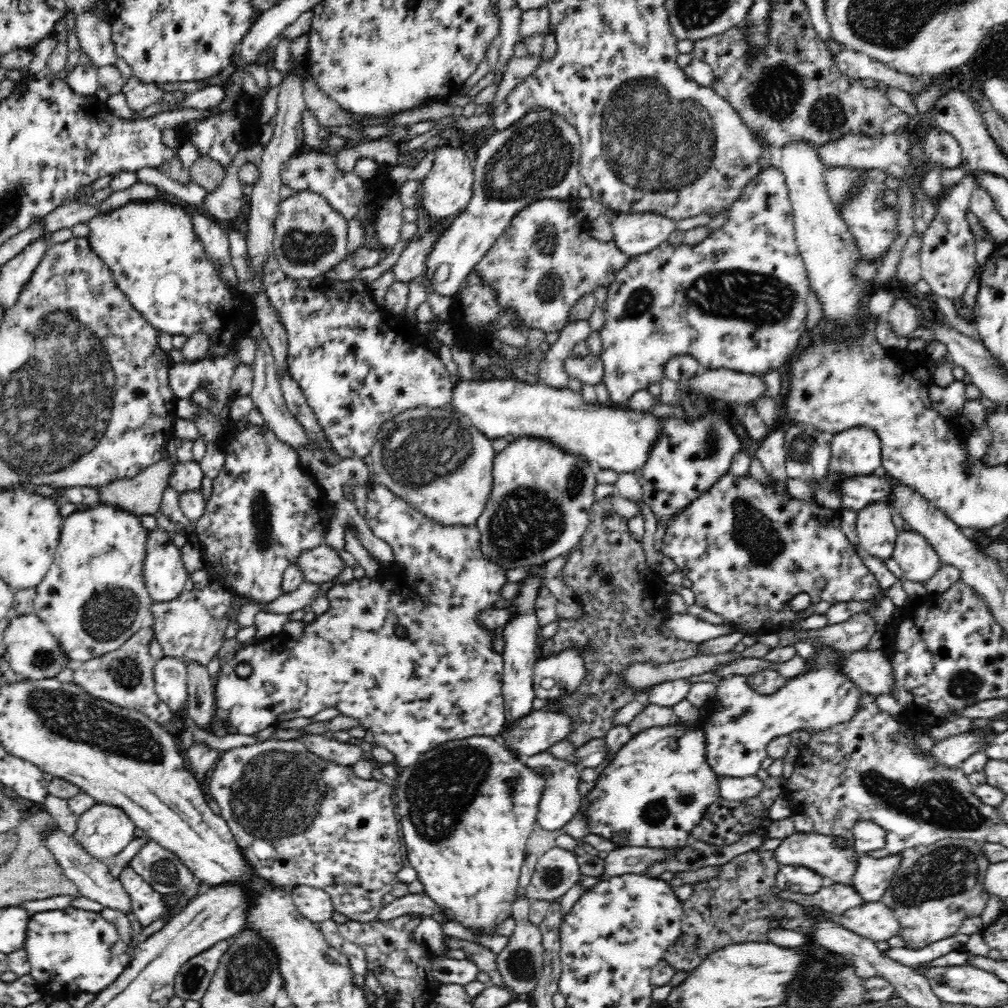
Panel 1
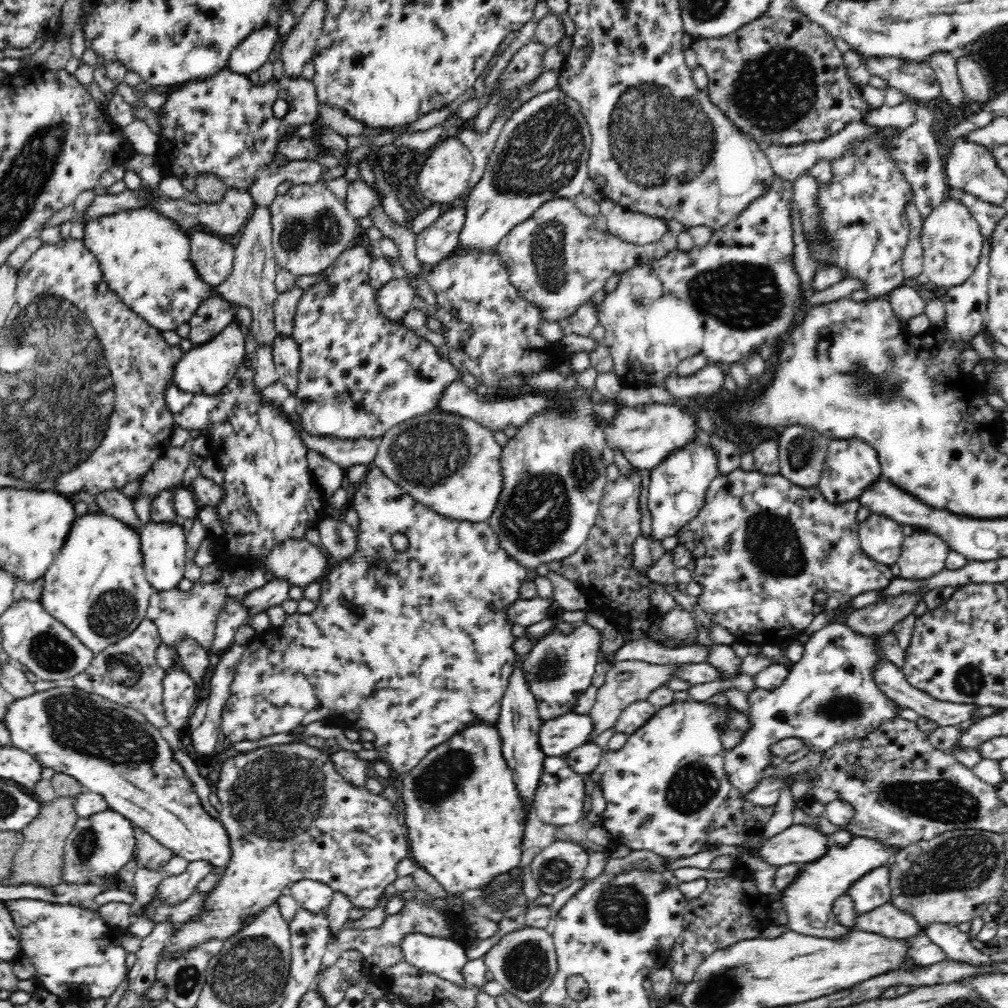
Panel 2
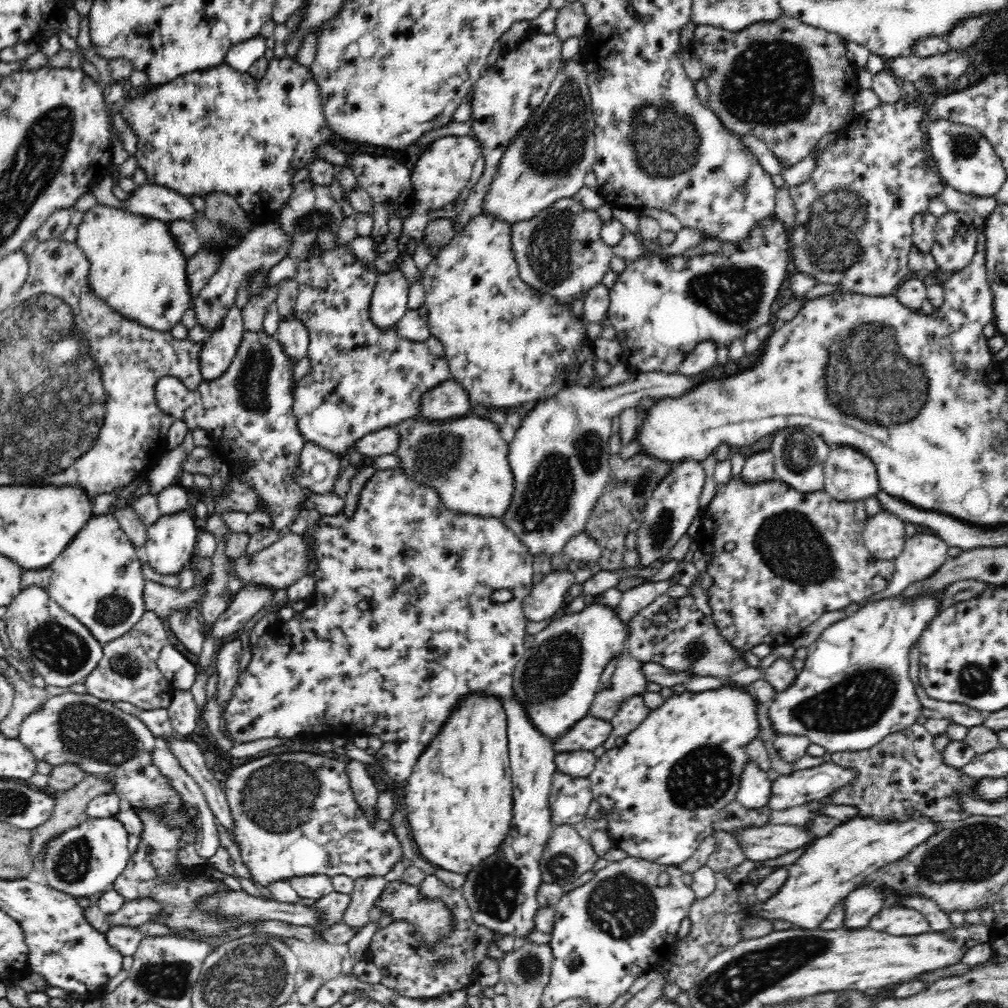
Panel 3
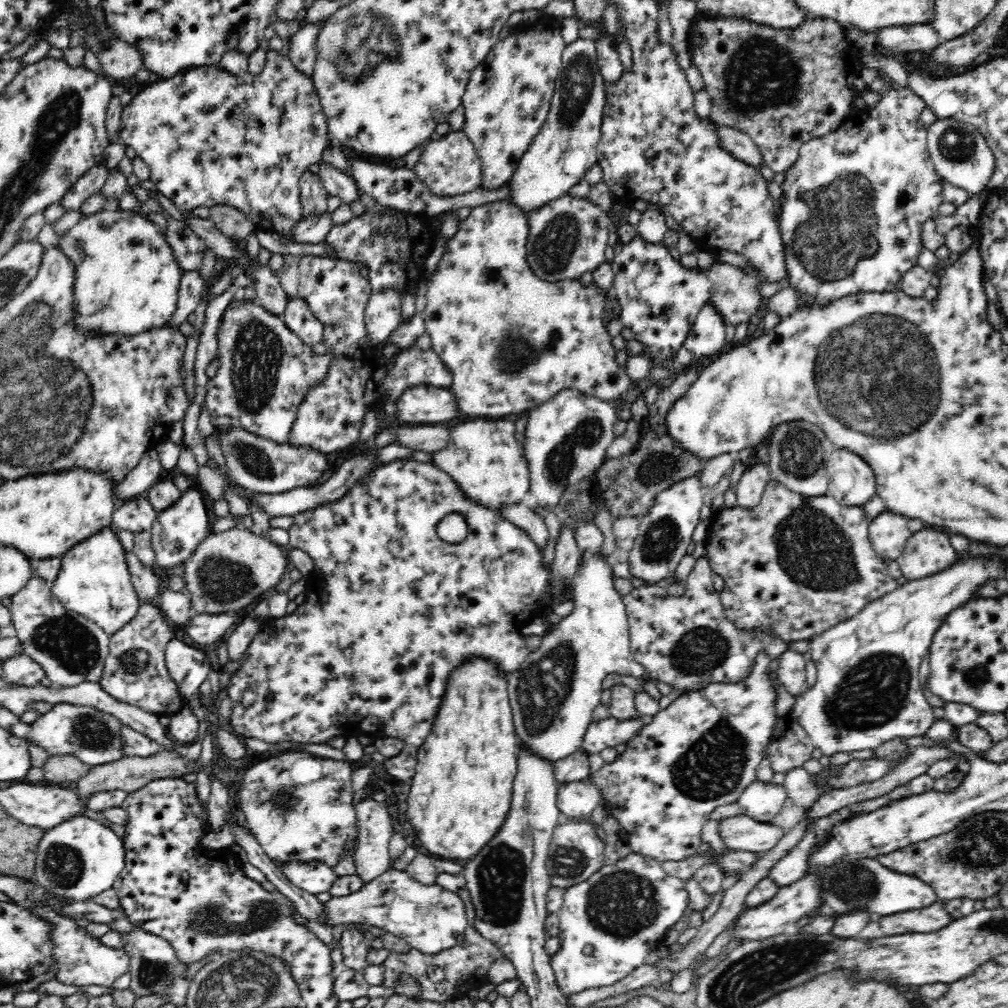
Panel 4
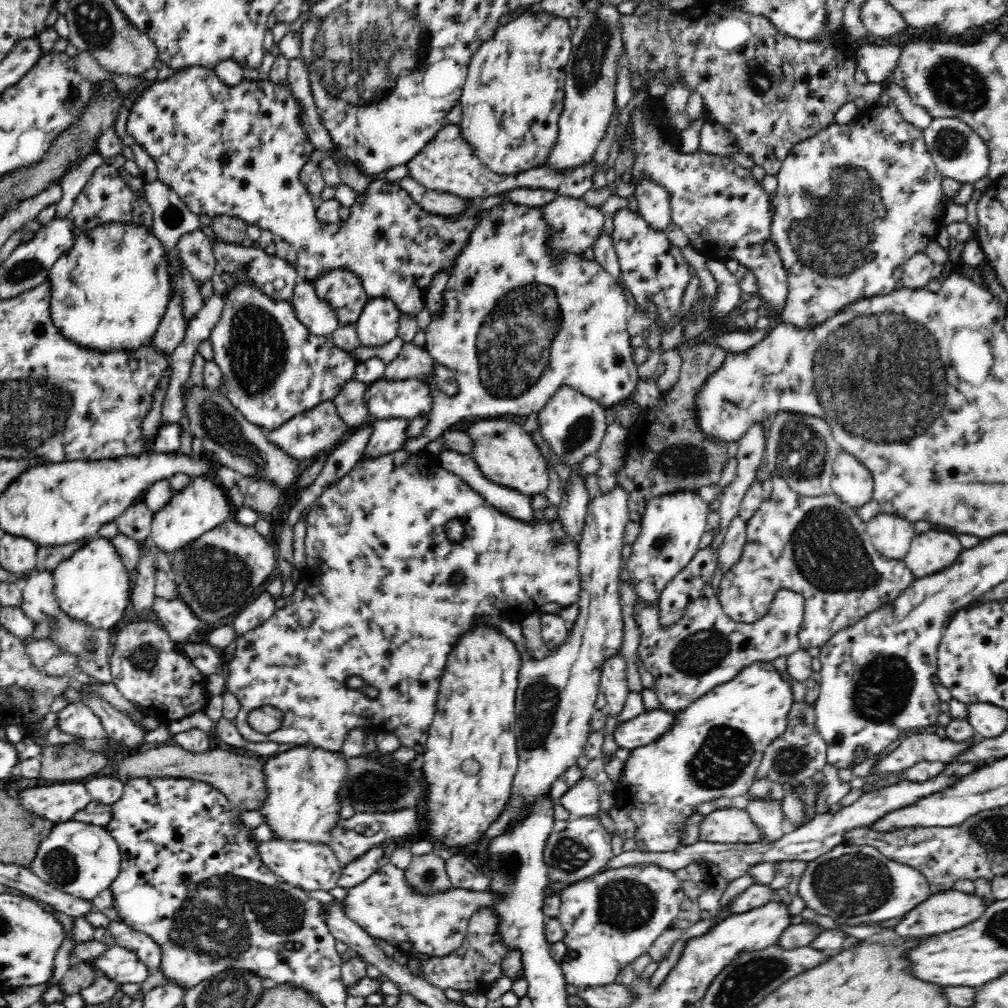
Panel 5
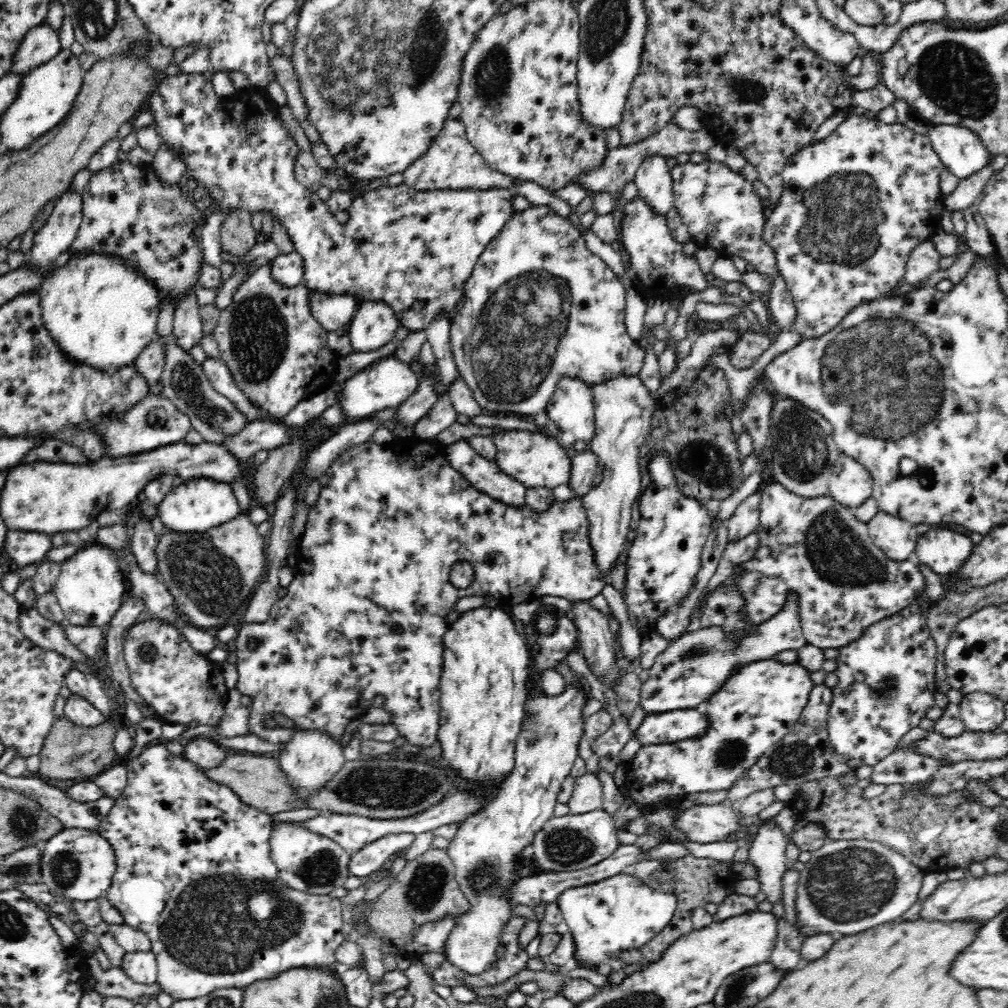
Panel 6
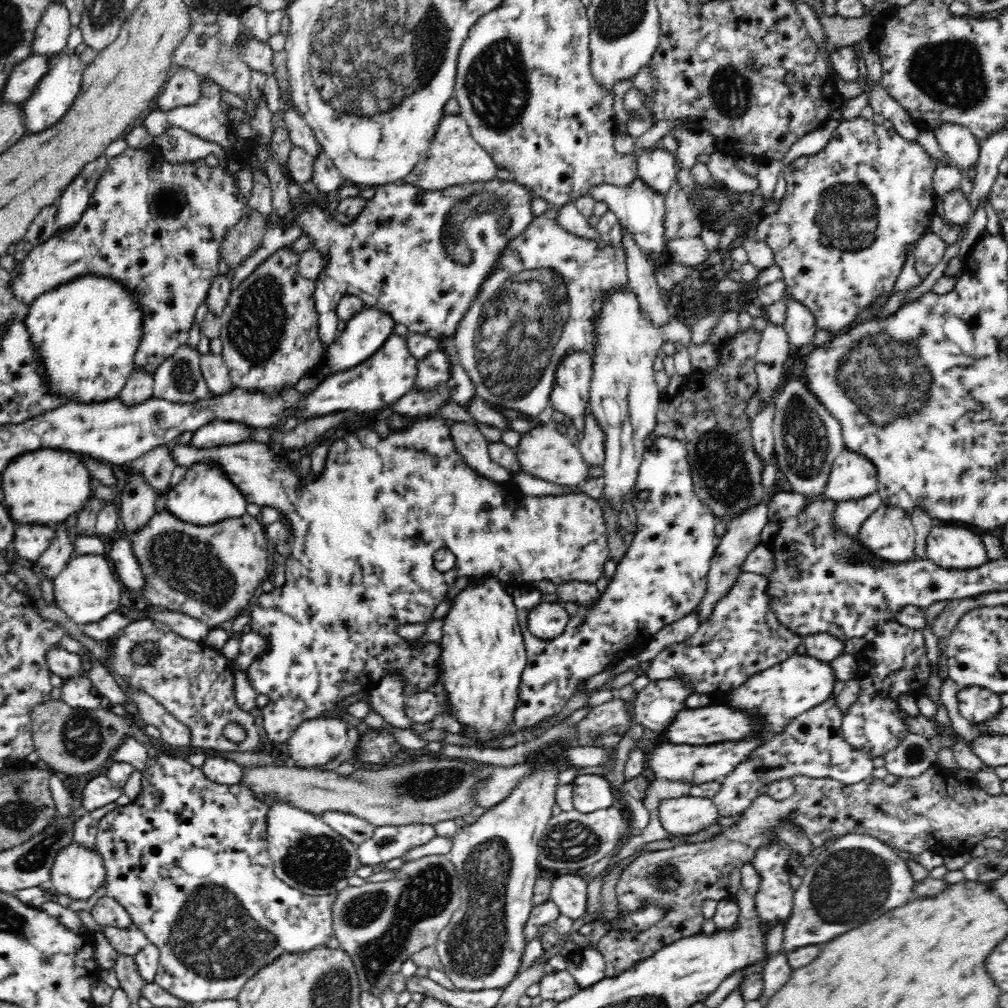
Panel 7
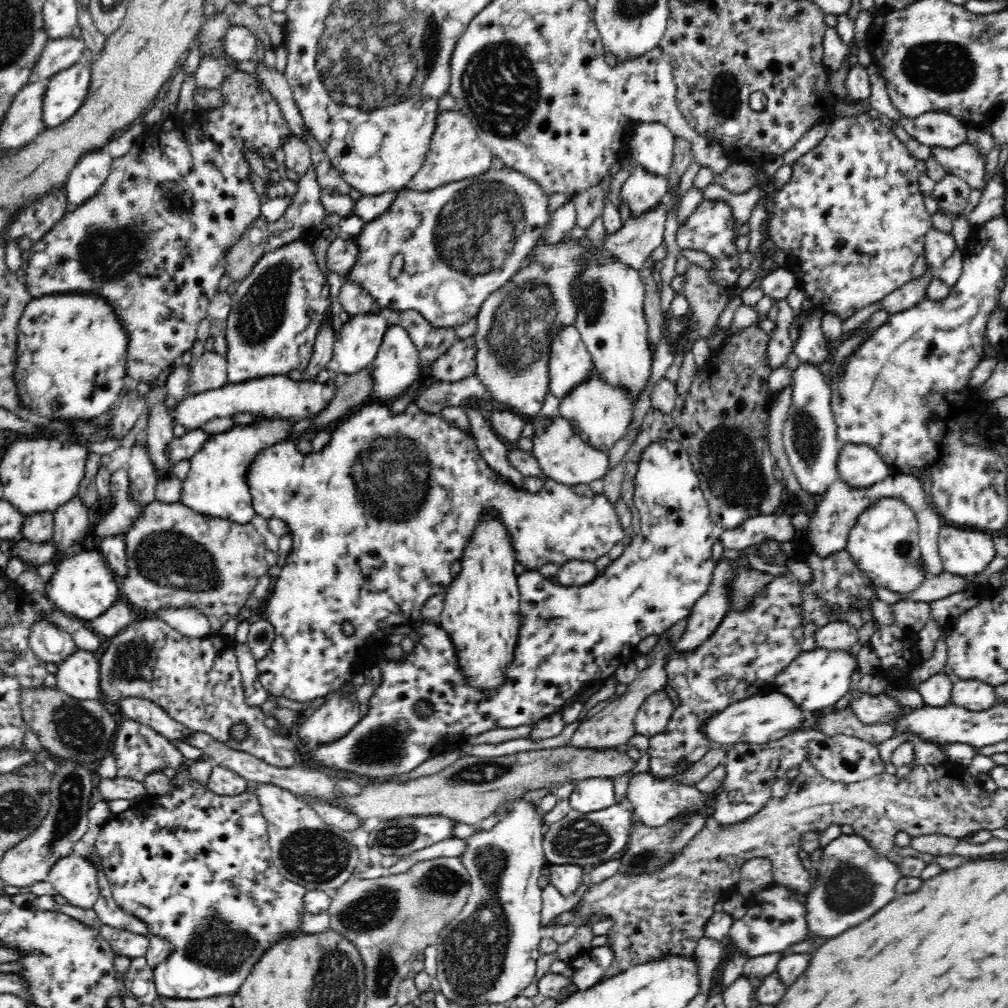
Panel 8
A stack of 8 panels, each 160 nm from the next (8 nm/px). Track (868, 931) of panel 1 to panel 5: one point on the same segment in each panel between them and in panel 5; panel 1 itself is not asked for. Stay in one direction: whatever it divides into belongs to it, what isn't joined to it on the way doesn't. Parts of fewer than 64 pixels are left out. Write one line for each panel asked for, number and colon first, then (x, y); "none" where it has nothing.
2: (886, 920)
3: (897, 920)
4: (929, 919)
5: (943, 911)

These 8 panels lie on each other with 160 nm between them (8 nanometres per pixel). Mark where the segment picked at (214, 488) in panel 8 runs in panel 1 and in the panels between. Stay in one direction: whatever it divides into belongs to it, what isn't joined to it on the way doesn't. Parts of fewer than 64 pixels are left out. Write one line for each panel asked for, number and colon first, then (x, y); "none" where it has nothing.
1: (164, 574)
2: (163, 548)
3: (170, 544)
4: (176, 532)
5: (202, 505)
6: (197, 505)
7: (205, 496)

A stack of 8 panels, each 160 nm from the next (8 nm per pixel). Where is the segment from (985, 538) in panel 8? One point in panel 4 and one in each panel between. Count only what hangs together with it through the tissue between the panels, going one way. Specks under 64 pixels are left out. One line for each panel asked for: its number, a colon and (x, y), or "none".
4: (927, 552)
5: (929, 552)
6: (944, 551)
7: (951, 548)

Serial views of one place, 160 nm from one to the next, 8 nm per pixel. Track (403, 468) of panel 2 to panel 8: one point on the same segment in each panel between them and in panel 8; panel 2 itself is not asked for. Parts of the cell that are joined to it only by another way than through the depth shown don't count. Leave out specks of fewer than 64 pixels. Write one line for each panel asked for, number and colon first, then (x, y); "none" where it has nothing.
3: (464, 460)
4: (483, 457)
5: (504, 452)
6: (533, 459)
7: (544, 453)
8: (564, 456)

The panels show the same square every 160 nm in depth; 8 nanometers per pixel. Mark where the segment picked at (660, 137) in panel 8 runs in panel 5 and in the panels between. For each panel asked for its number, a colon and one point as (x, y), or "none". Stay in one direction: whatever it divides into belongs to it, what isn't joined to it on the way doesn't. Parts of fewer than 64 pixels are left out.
5: (652, 199)
6: (652, 179)
7: (655, 167)

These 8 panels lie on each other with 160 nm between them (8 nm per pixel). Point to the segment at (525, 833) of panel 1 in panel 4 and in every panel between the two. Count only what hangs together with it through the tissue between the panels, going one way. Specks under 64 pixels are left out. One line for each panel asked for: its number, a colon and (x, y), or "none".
2: (466, 819)
3: (459, 801)
4: (461, 793)

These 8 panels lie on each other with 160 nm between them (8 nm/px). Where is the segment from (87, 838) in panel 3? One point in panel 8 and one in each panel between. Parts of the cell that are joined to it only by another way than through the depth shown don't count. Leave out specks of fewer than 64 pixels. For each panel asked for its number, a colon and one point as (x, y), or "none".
4: (79, 859)
5: (81, 859)
6: (78, 863)
7: (78, 872)
8: (75, 878)

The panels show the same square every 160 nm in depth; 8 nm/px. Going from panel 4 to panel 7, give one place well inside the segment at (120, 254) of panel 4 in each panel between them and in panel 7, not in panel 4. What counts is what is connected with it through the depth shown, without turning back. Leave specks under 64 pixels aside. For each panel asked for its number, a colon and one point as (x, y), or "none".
5: (110, 291)
6: (102, 313)
7: (87, 331)

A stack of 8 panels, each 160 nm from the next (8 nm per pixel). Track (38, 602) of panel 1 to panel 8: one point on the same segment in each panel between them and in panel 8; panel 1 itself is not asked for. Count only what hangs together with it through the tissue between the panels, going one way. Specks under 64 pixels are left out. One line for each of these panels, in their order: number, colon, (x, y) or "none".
2: (96, 586)
3: (98, 578)
4: (93, 580)
5: (93, 585)
6: (92, 584)
7: (88, 589)
8: (84, 586)

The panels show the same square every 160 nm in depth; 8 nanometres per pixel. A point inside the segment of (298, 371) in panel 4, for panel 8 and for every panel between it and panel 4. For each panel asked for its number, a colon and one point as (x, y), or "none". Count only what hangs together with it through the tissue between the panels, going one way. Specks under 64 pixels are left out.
5: (273, 369)
6: (267, 338)
7: (270, 327)
8: (277, 310)

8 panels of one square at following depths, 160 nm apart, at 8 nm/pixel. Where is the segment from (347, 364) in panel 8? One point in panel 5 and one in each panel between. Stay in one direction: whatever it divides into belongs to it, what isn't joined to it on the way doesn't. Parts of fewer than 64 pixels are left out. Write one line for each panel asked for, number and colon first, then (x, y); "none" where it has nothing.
5: (378, 324)
6: (375, 324)
7: (366, 332)

